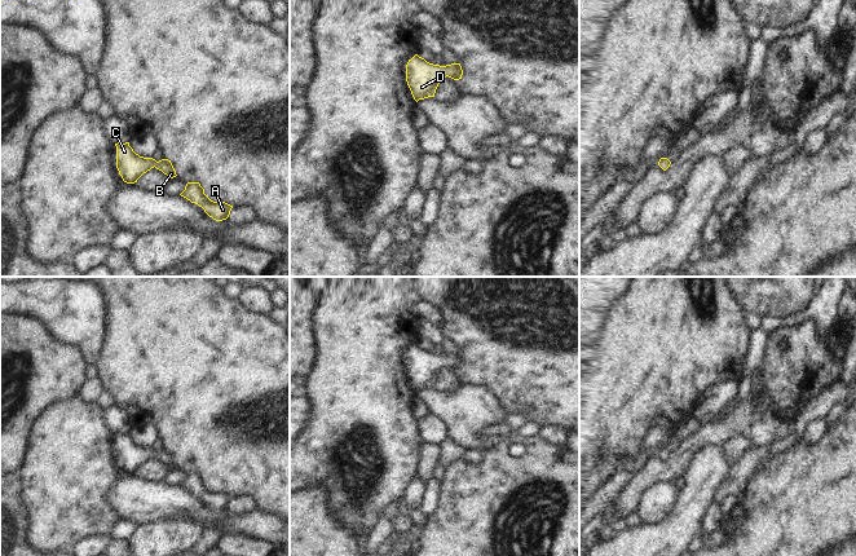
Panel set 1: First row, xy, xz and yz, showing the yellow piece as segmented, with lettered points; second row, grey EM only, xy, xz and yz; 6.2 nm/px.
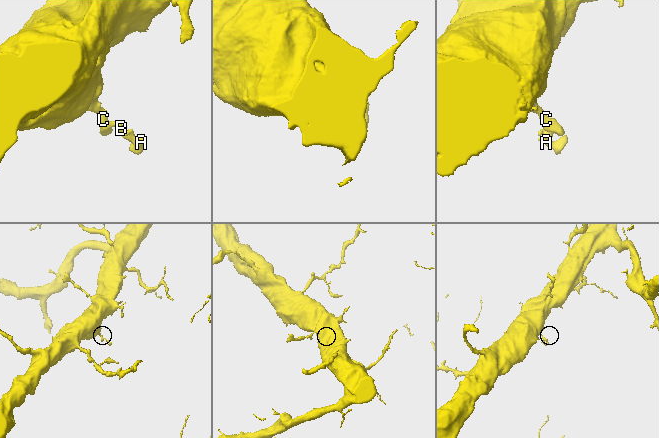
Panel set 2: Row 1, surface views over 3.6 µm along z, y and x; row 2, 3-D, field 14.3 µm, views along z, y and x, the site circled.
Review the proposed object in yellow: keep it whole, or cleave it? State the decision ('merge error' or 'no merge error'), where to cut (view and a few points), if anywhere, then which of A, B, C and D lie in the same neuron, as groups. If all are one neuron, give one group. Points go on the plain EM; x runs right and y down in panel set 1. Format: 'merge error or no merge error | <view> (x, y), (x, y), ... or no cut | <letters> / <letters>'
no merge error | no cut | A B C D

